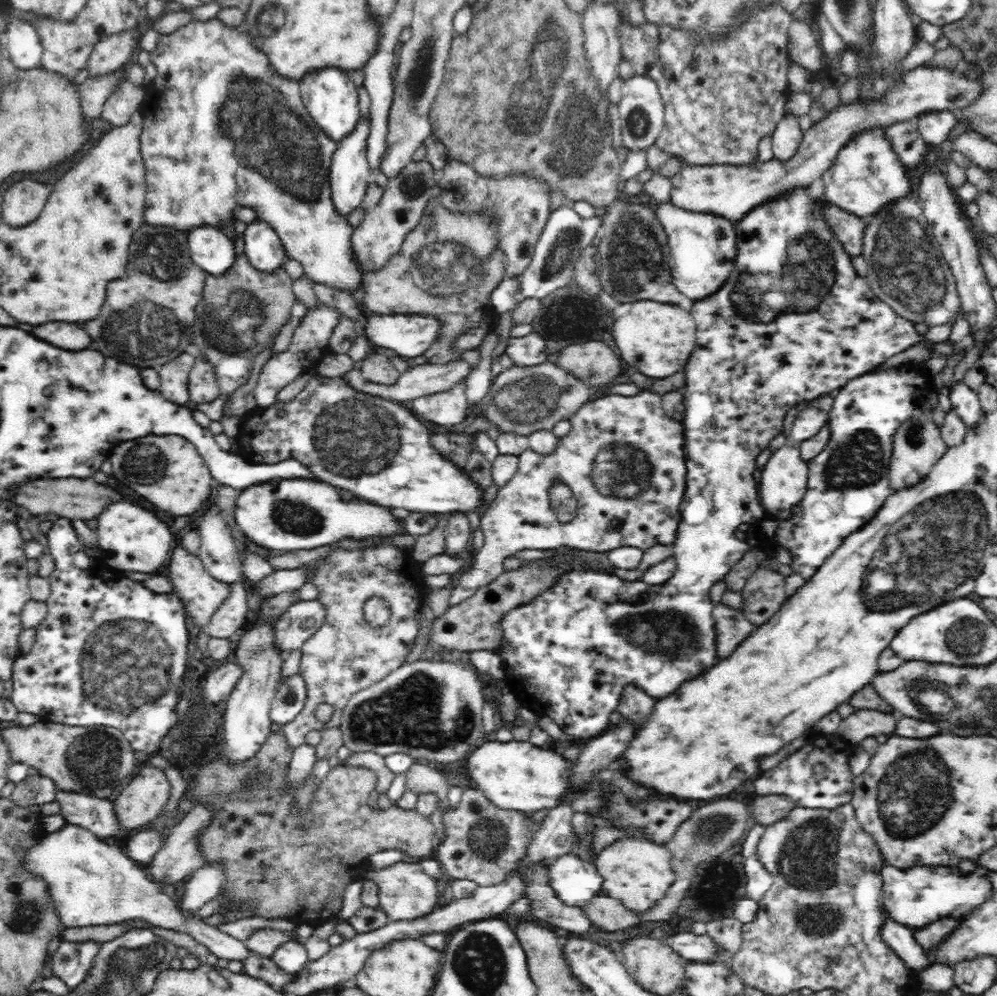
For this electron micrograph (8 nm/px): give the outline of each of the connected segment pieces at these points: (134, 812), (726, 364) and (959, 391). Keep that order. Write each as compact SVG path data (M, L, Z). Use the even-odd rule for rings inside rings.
M149 764L141 765L113 802L121 828L131 834L133 829L148 827L166 806L170 789L164 770Z
M804 187L800 188L800 190L788 191L788 194L756 206L756 209L752 209L748 214L744 214L740 220L734 222L736 258L734 270L732 270L734 276L738 276L742 272L748 272L748 280L760 280L760 288L764 288L764 292L773 292L774 296L776 296L776 292L784 290L788 294L790 304L794 304L798 308L798 312L804 312L804 314L784 316L784 318L780 318L776 322L770 322L770 324L744 322L738 316L734 316L734 306L732 306L732 300L730 300L730 292L732 292L732 288L736 284L736 278L732 278L734 282L730 282L730 277L728 277L727 281L724 281L724 284L714 294L710 294L707 297L708 300L702 298L700 301L692 301L692 308L690 310L692 310L693 319L698 324L698 332L696 332L696 336L698 336L696 344L698 346L694 347L692 358L689 358L686 366L684 366L686 386L682 392L684 392L685 414L680 421L684 427L684 454L687 474L683 506L680 506L679 509L683 522L680 523L675 546L672 547L674 551L673 558L676 564L674 576L668 582L664 582L664 586L648 586L646 582L620 580L618 576L610 572L573 572L572 570L572 572L560 574L560 577L556 578L555 585L550 589L541 593L529 604L520 605L518 608L512 609L500 620L499 627L502 636L500 636L500 645L496 650L504 664L505 673L501 678L504 681L504 686L516 697L522 709L532 710L538 719L548 716L566 734L580 736L580 738L591 738L607 730L611 725L610 714L617 710L616 706L619 704L620 694L623 692L625 685L635 685L644 690L644 692L648 692L650 696L654 696L654 698L664 698L664 696L672 694L680 686L680 682L690 680L690 678L702 674L704 670L708 670L712 664L716 664L716 660L718 660L716 658L716 650L714 650L716 648L716 634L714 634L714 620L710 618L714 605L710 600L710 590L717 582L724 580L724 576L730 572L730 568L738 563L750 549L751 541L741 542L736 538L736 531L739 530L739 526L741 524L757 524L767 517L761 505L758 484L754 480L756 457L768 448L768 444L770 444L773 438L776 438L780 433L782 434L782 422L784 422L785 413L794 404L798 404L802 400L806 402L818 399L824 395L830 395L830 393L840 390L853 378L876 370L891 356L904 352L912 344L922 342L922 335L918 335L916 330L914 330L915 324L902 317L902 315L896 314L892 307L876 297L875 292L871 289L869 283L866 282L867 277L864 276L862 278L856 272L856 269L853 267L853 257L846 252L846 249L826 222L825 216L823 216L823 206L828 205L828 202L825 199L821 201L820 198L812 197L808 189L809 187ZM830 290L832 290L832 296L836 296L836 300L824 300L826 296L830 296ZM812 308L816 308L816 310L808 312ZM664 656L668 658L666 660L668 664L688 664L688 666L668 666L668 664L664 664Z
M960 380L952 382L948 390L948 397L952 410L962 419L966 428L972 429L972 426L976 426L976 422L981 417L981 404L977 392Z

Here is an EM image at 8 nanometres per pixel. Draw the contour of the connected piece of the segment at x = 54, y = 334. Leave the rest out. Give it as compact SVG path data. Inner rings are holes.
M48 322L42 326L36 326L32 334L46 342L52 342L54 346L60 346L64 350L84 350L88 348L88 334L80 330L76 324L66 324L66 322Z

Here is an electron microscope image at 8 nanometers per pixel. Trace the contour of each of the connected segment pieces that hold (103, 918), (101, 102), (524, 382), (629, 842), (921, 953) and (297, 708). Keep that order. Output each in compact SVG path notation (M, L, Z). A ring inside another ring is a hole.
M66 823L60 830L45 834L39 843L36 843L23 858L23 866L30 872L41 876L49 886L49 893L56 905L57 916L61 924L70 927L98 926L98 924L120 924L124 921L145 922L156 927L178 931L188 934L197 943L200 943L218 958L224 960L244 960L250 956L250 950L241 941L236 940L228 934L220 932L214 925L204 923L198 915L184 917L182 910L178 907L177 902L162 894L162 886L156 884L144 873L144 867L124 854L118 844L110 846L106 840L99 839L92 831L84 827Z
M125 68L102 77L90 77L84 84L78 85L84 117L102 118L102 112L106 106L105 102L112 96L112 93L120 90L120 86L124 82L128 82L128 74Z
M554 359L539 365L525 367L513 365L509 369L504 369L497 378L492 378L491 387L485 399L476 406L475 412L477 415L482 415L483 412L483 415L488 416L501 432L513 432L527 437L532 432L536 432L536 430L552 430L556 422L568 420L572 414L576 414L576 410L580 409L584 402L590 400L592 393L593 389L590 386L574 373L558 366Z
M621 838L599 852L595 867L604 878L601 886L608 896L622 900L628 910L646 912L666 894L666 890L676 880L672 859L672 853L664 845L640 838Z
M888 916L881 928L881 937L906 966L916 973L928 968L931 961L928 961L926 949L913 936L913 931Z
M301 674L284 678L275 692L271 704L271 721L276 728L292 722L304 708L307 698L305 680Z

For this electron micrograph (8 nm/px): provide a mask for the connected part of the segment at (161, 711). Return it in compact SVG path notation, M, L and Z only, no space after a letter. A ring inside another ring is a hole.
M57 518L46 535L50 546L50 555L54 558L56 568L48 577L51 587L51 596L48 598L48 614L35 628L35 642L26 656L20 656L13 666L12 693L9 699L20 712L28 712L38 716L42 723L56 723L70 726L111 726L120 730L124 738L132 744L134 751L154 755L161 751L159 746L161 738L176 724L176 706L179 701L179 684L181 677L187 669L188 662L188 626L186 625L186 611L180 598L174 593L155 594L152 590L144 588L140 581L134 581L111 570L95 571L92 569L94 560L85 552L85 545L78 539L73 522L68 518Z

